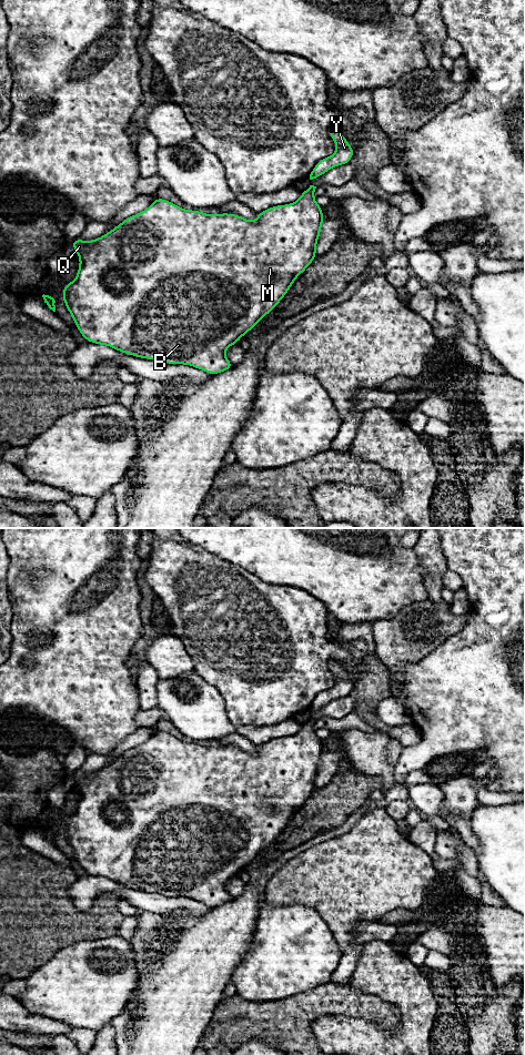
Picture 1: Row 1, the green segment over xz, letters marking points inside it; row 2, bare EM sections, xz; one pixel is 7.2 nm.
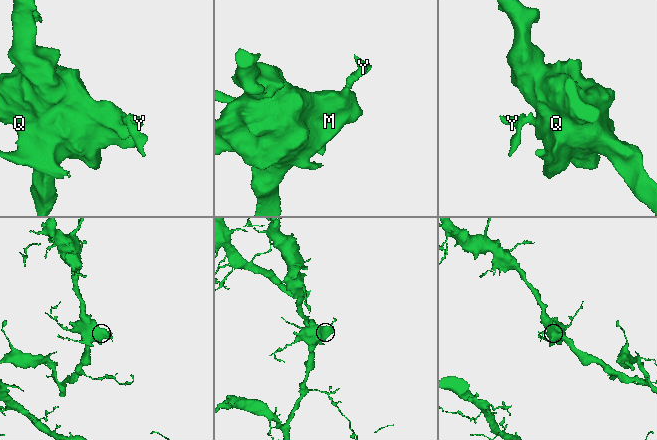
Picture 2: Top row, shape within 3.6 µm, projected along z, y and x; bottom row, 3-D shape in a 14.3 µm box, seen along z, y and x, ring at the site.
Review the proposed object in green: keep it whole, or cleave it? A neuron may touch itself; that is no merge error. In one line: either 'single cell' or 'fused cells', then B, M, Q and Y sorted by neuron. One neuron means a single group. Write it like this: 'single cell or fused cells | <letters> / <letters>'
single cell | B M Q Y

